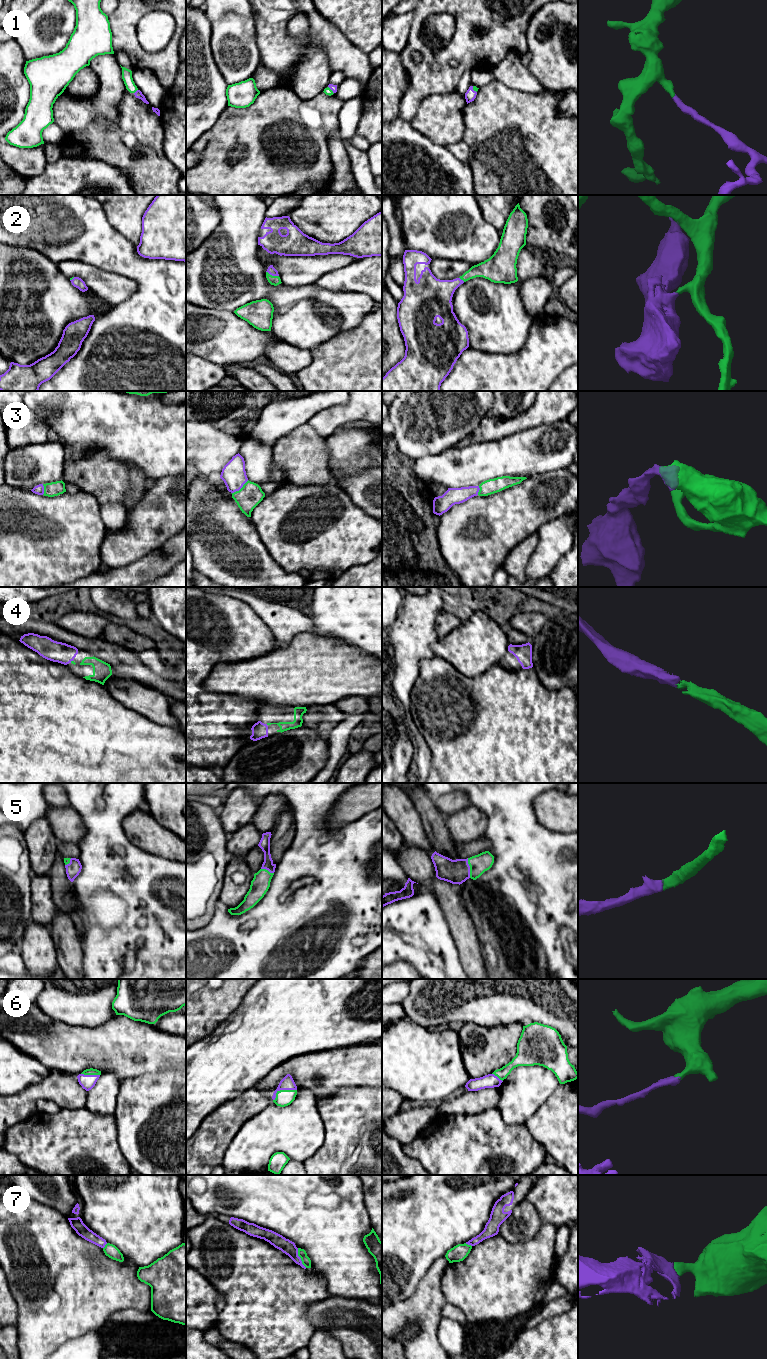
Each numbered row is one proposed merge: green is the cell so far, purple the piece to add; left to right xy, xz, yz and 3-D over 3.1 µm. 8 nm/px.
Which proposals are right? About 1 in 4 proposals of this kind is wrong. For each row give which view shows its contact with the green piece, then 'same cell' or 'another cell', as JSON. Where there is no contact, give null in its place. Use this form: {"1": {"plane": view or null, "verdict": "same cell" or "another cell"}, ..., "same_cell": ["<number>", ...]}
{"1": {"plane": "xy", "verdict": "same cell"}, "2": {"plane": "xz", "verdict": "same cell"}, "3": {"plane": "xz", "verdict": "same cell"}, "4": {"plane": "xy", "verdict": "same cell"}, "5": {"plane": "yz", "verdict": "same cell"}, "6": {"plane": "xz", "verdict": "same cell"}, "7": {"plane": "xz", "verdict": "another cell"}, "same_cell": ["1", "2", "3", "4", "5", "6"]}

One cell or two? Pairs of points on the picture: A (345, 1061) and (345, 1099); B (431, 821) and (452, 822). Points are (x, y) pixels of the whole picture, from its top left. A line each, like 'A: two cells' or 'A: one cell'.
A: two cells
B: two cells

